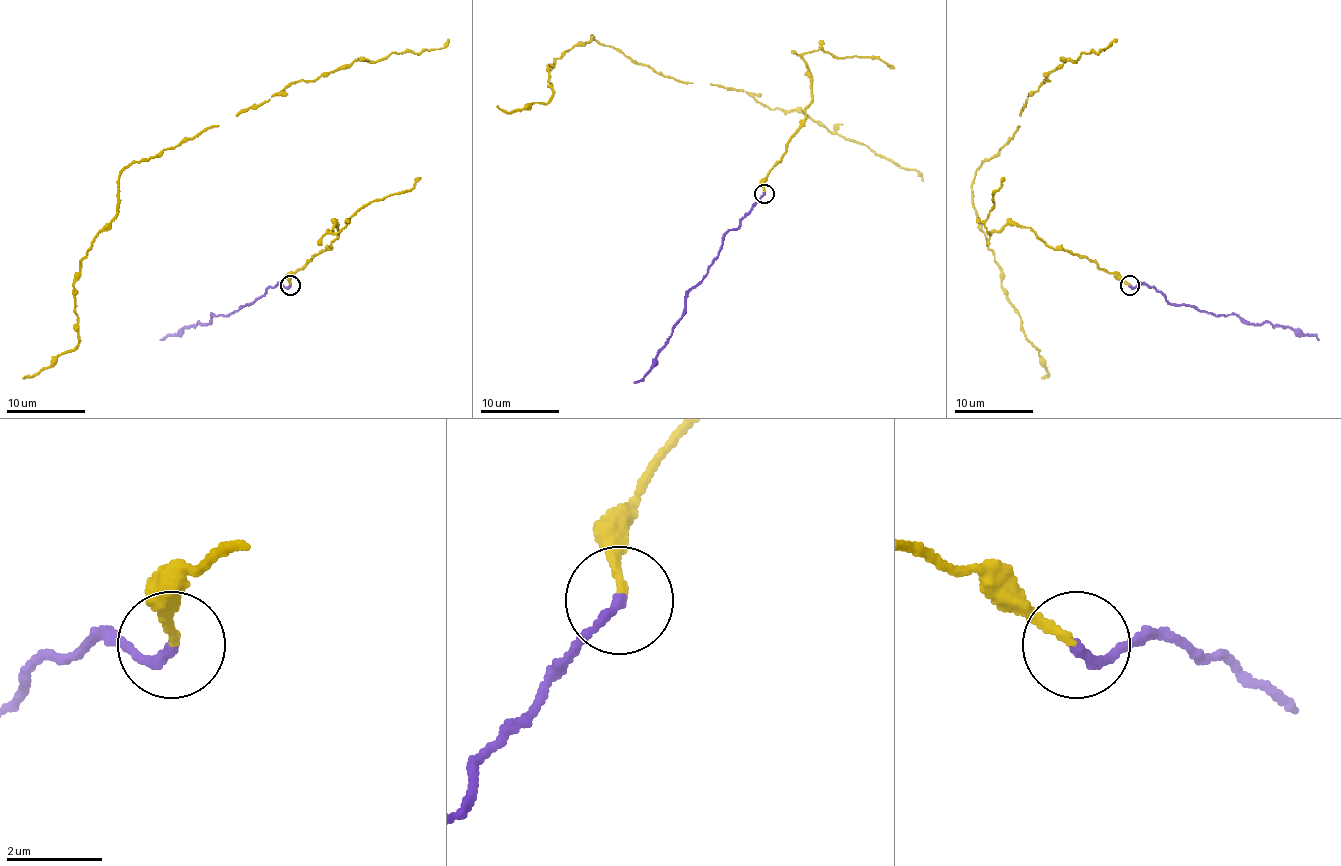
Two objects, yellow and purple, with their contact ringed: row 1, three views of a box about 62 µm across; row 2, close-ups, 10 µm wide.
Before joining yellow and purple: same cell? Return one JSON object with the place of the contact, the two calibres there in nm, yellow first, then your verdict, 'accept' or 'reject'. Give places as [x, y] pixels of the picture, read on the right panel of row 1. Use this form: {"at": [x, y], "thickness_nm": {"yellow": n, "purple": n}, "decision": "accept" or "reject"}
{"at": [1129, 285], "thickness_nm": {"yellow": 180, "purple": 200}, "decision": "accept"}

